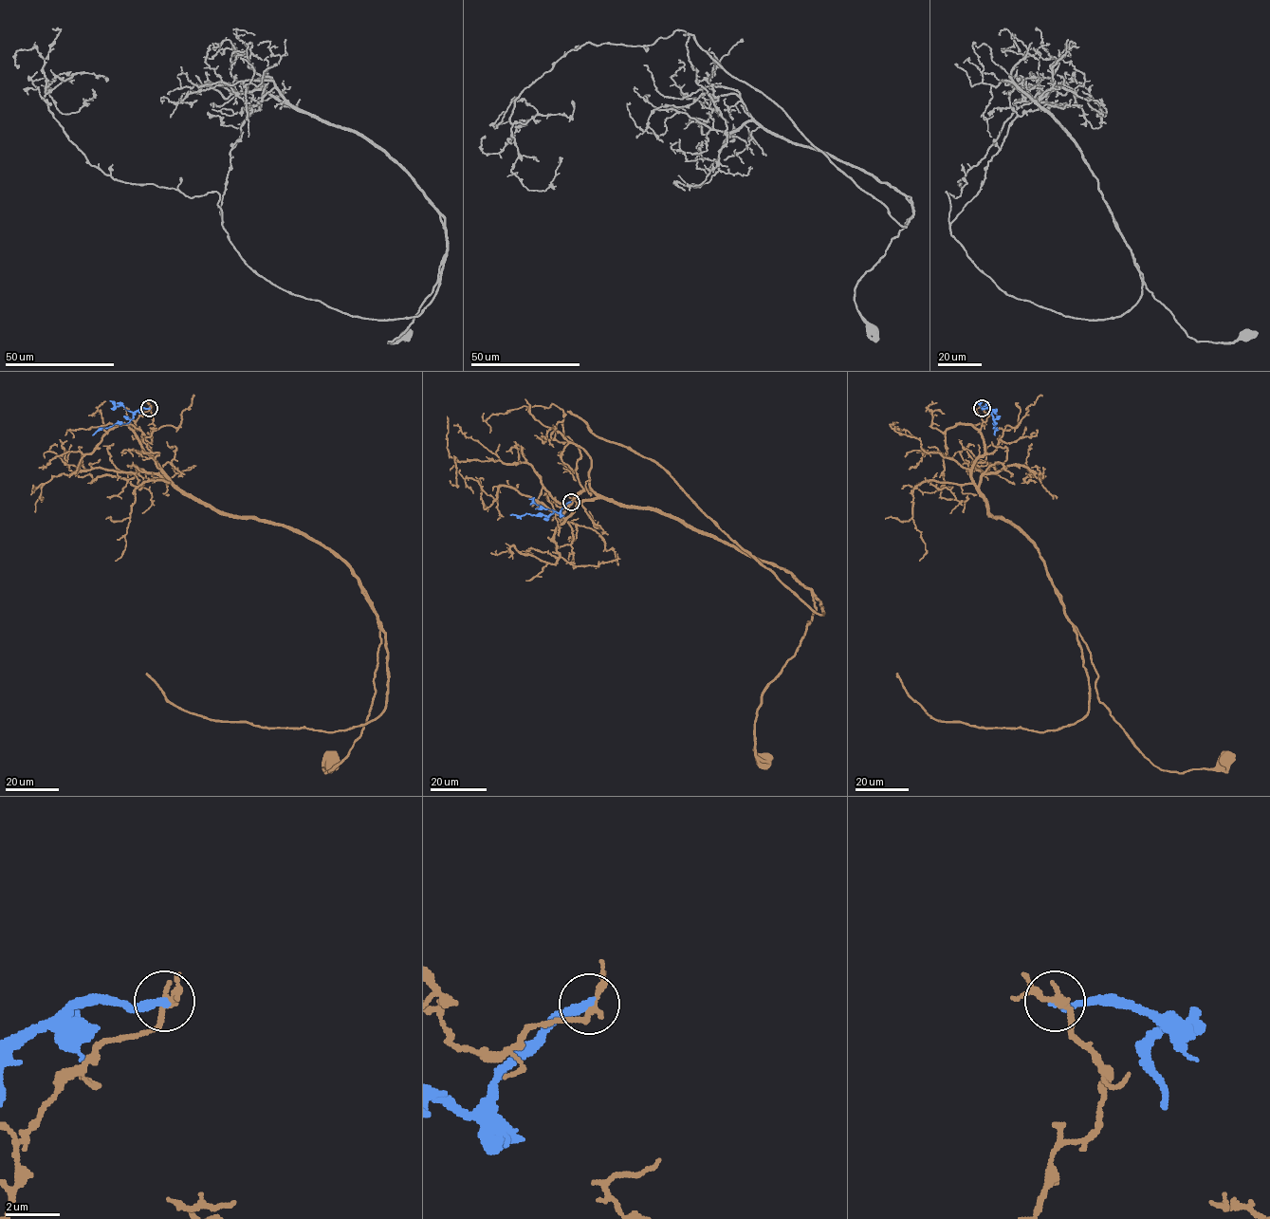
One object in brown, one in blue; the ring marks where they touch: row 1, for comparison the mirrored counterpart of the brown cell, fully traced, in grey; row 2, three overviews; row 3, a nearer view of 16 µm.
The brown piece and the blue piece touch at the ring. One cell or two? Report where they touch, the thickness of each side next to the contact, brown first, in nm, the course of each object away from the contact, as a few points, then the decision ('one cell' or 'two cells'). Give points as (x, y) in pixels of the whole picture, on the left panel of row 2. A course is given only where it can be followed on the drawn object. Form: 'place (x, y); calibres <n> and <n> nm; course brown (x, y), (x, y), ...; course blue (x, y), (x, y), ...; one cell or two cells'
place (149, 408); calibres 240 and 320 nm; course brown (149, 408), (134, 434), (178, 488), (303, 533), (358, 579), (379, 627), (375, 692), (325, 772), (333, 755); course blue (149, 408), (140, 408), (128, 422), (100, 428), (92, 435); two cells

